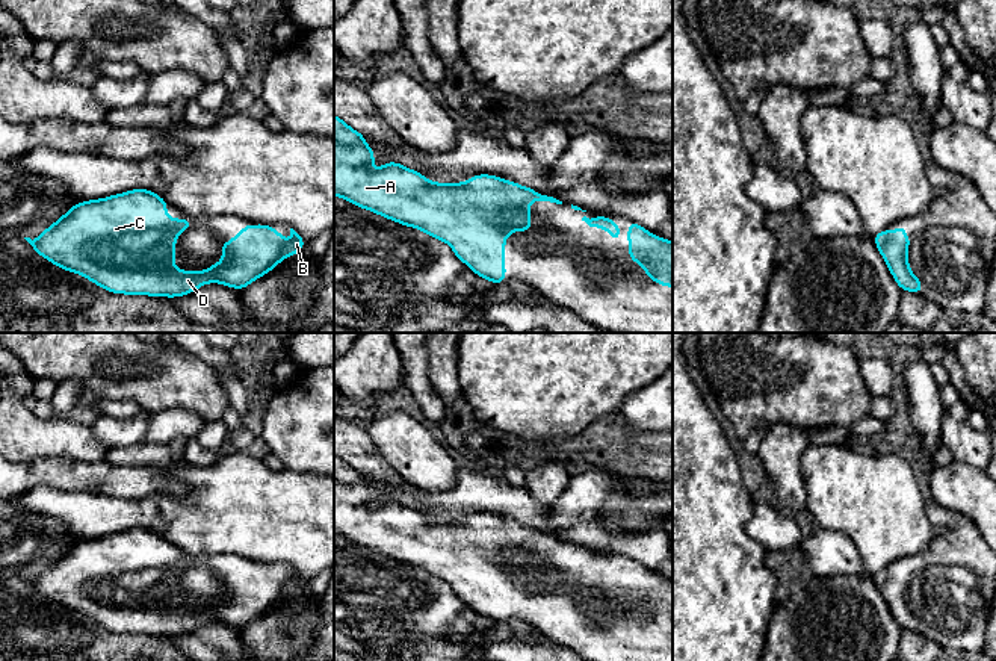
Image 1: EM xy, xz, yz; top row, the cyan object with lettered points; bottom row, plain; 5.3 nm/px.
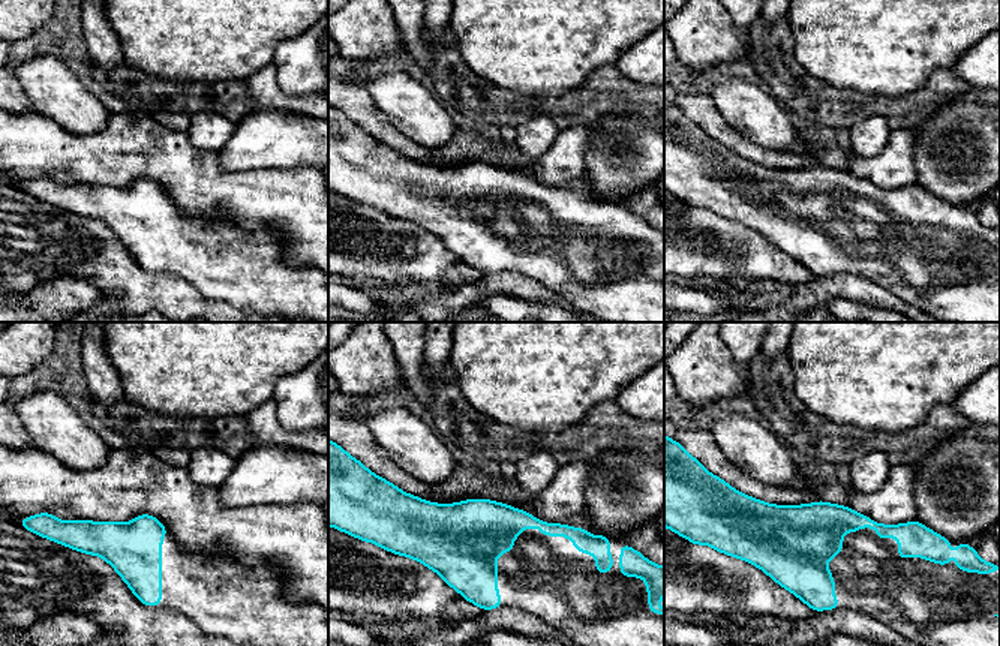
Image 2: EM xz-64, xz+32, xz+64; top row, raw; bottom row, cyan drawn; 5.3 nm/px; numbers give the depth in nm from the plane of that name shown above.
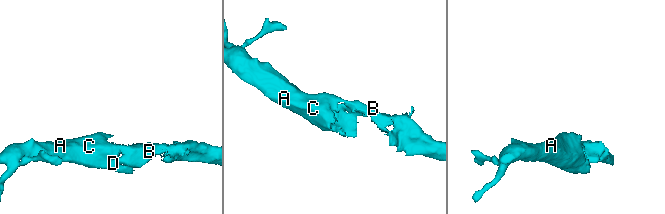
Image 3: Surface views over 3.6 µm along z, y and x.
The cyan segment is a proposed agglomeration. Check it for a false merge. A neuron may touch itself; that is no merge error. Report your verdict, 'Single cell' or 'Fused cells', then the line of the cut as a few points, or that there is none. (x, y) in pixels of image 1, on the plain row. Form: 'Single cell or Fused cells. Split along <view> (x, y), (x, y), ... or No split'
Single cell. No split

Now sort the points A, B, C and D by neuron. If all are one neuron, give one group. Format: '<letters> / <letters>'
A B C D

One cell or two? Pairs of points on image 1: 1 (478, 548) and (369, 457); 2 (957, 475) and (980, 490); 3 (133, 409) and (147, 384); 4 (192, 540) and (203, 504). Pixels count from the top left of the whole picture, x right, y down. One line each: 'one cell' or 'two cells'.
1: two cells
2: one cell
3: two cells
4: one cell

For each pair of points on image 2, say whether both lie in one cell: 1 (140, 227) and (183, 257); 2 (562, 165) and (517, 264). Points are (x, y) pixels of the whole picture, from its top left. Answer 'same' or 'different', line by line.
1: same
2: different

